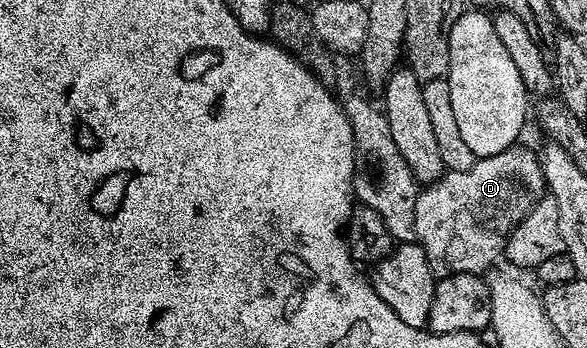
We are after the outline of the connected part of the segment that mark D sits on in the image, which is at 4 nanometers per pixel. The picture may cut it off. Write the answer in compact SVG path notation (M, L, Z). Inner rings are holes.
M522 144L510 146L504 152L496 152L496 156L488 156L475 160L472 168L468 168L468 172L456 172L455 170L446 170L441 178L429 184L423 185L416 196L416 208L414 209L414 238L424 248L424 256L428 258L428 264L433 268L435 275L445 276L448 274L477 274L489 271L497 258L503 257L506 249L506 237L516 229L519 224L528 216L528 212L538 203L538 199L543 197L546 190L546 179L542 177L542 164L537 153L534 154L530 150L525 150Z

